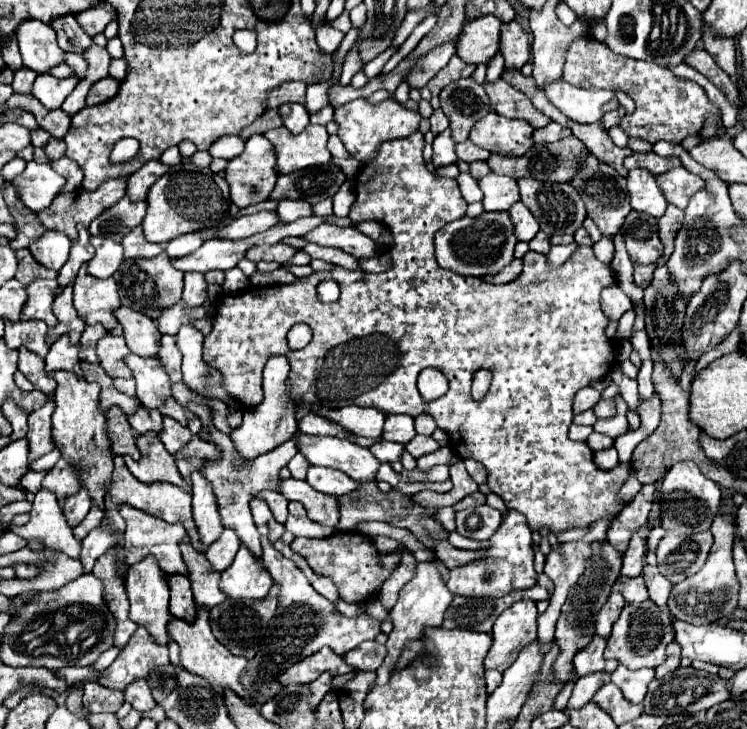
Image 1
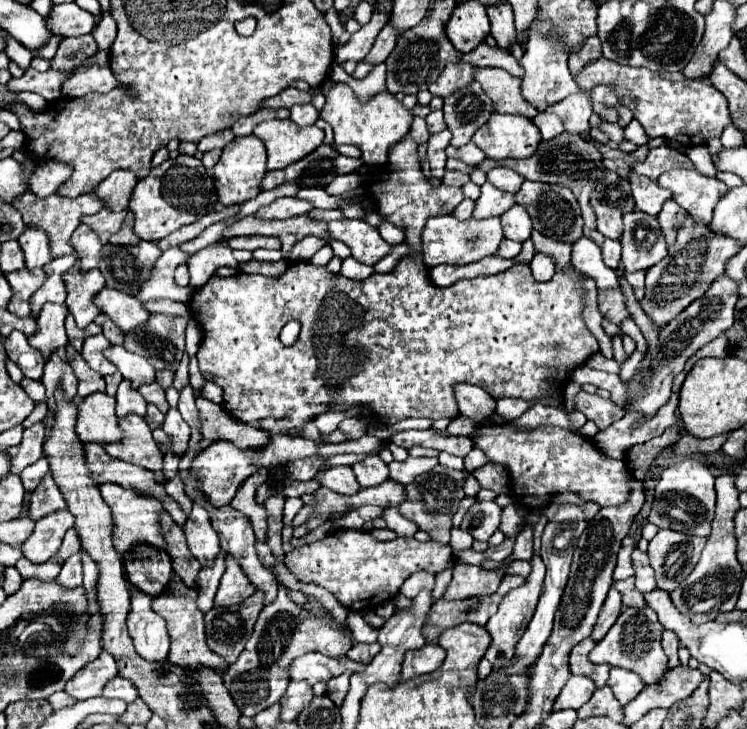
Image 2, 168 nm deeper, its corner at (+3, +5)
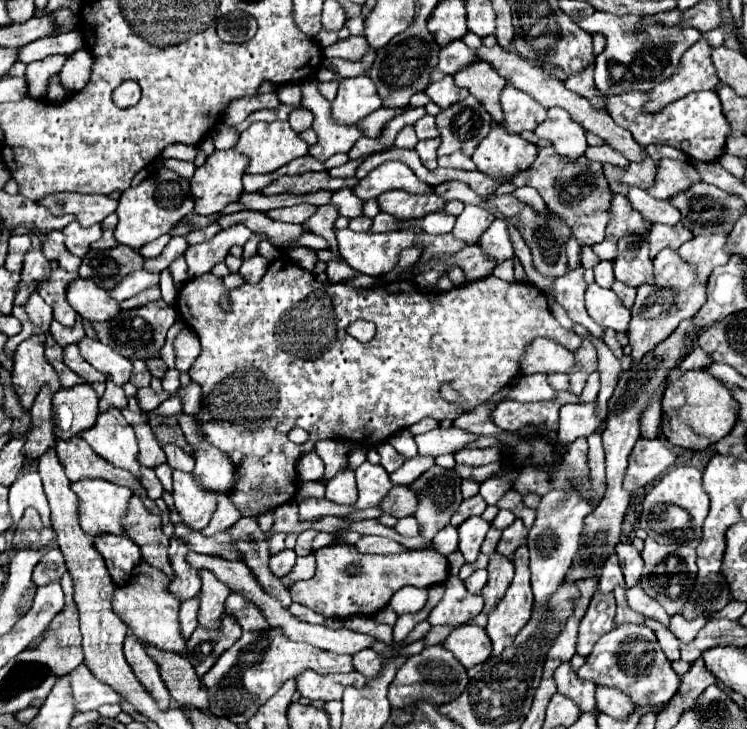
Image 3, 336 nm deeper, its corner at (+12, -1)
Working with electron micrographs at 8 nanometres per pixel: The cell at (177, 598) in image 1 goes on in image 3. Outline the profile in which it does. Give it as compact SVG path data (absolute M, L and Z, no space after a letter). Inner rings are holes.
M98 536L94 542L102 558L106 558L106 566L114 584L128 584L134 568L142 562L140 546L136 546L128 536Z

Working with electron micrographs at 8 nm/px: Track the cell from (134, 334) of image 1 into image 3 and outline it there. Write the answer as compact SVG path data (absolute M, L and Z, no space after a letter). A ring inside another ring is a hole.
M78 278L72 282L68 288L68 302L82 318L90 322L106 322L112 320L112 316L120 314L120 304L92 280Z

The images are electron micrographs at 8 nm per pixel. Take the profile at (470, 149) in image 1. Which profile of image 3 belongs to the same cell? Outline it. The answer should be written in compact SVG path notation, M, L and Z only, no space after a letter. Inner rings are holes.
M454 152L450 156L438 156L438 164L444 168L462 168L462 170L476 170L476 164L470 156L464 156L462 152Z

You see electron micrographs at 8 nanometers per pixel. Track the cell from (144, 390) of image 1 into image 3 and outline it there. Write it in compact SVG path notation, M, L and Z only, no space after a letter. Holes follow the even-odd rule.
M84 338L78 346L80 346L80 354L84 356L84 360L90 362L102 374L112 376L114 384L124 386L126 382L130 382L132 362L128 358L120 356L118 352L114 352L106 344L92 340L92 338Z

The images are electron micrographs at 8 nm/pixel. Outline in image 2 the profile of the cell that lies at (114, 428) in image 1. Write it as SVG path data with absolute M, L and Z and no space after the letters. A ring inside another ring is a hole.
M95 392L79 400L75 432L81 442L117 442L117 438L121 438L121 428L115 416L115 398Z

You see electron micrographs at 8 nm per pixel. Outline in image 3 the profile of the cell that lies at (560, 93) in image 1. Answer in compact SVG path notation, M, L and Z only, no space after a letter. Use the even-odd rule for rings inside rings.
M550 108L548 118L534 132L540 138L550 138L554 150L570 160L580 158L588 148L584 128L576 124L562 108Z

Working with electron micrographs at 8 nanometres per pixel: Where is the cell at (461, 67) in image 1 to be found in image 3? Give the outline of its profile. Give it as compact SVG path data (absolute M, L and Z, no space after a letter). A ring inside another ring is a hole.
M444 76L442 80L432 82L424 92L426 92L426 96L428 96L434 104L438 104L440 108L448 108L450 104L460 102L460 100L464 100L464 98L468 96L466 90L462 90L462 88L458 88L458 86L454 84L454 78L452 78L452 76Z

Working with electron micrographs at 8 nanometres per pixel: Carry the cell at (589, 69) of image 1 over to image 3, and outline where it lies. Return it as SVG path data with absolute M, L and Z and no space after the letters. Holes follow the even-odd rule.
M632 90L632 92L616 94L616 96L604 94L604 100L606 100L606 110L614 118L614 122L618 126L630 130L634 140L640 146L666 144L666 146L682 150L690 158L704 160L704 162L714 162L724 154L724 144L726 144L726 136L730 132L730 126L722 114L722 106L720 106L720 100L714 90L688 94L672 104L666 104L656 114L644 112L644 104L648 104L650 92Z

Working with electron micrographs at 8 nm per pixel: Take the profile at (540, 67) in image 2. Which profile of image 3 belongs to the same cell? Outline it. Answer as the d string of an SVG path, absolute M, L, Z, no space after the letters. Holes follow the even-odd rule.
M506 84L500 96L504 110L504 128L508 132L520 134L524 130L534 130L546 116L546 110L540 102L532 100L526 92L520 92L512 84Z

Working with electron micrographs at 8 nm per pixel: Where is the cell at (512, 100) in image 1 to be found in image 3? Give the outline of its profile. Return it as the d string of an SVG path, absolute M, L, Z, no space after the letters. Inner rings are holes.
M478 62L464 68L462 72L456 72L454 82L476 96L476 100L488 110L488 114L498 124L502 124L504 114L500 106L500 92L504 90L506 80L488 62Z

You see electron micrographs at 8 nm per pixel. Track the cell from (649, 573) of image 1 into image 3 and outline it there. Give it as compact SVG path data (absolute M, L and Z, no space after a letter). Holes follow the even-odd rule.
M620 542L616 546L616 554L618 554L618 560L620 560L620 566L622 566L622 574L626 578L626 588L632 588L640 582L640 576L642 576L642 556L640 552L632 546L632 544L626 544L626 542Z

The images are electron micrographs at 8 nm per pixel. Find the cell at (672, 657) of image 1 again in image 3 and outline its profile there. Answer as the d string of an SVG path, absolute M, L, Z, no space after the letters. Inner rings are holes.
M646 620L644 624L654 630L656 638L658 638L658 642L660 642L664 654L666 654L666 658L668 658L670 662L680 660L680 642L678 642L678 638L676 638L666 626L662 626L662 624L656 622L656 620Z

